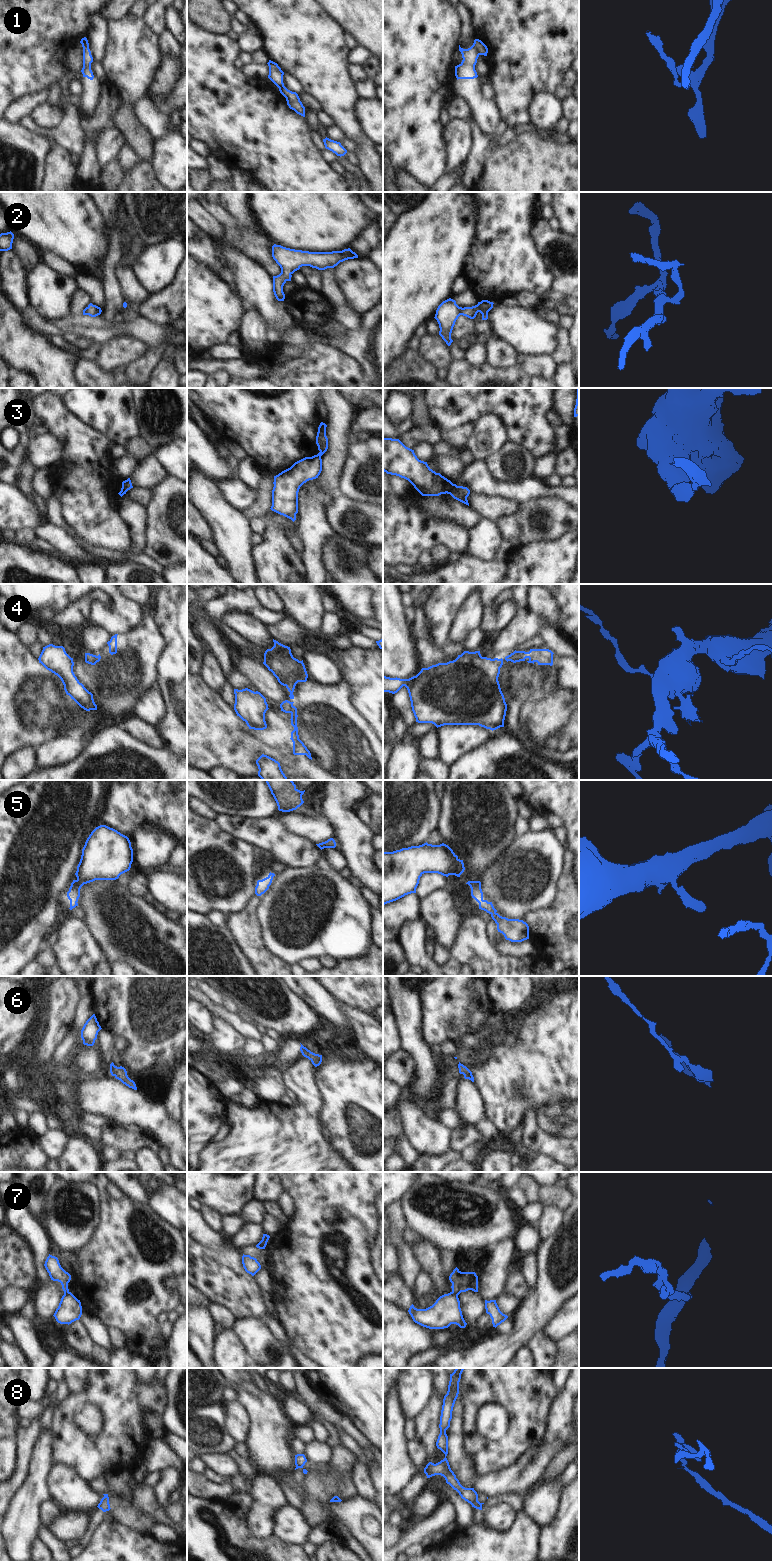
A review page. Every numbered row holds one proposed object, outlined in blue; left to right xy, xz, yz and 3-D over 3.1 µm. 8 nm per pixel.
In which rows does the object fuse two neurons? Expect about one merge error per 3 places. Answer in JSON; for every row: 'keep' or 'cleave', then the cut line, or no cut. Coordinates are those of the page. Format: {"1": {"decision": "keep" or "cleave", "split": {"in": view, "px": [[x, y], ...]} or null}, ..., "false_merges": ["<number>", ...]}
{"1": {"decision": "cleave", "split": {"in": "yz", "px": [[473, 44], [479, 54]]}}, "2": {"decision": "keep", "split": null}, "3": {"decision": "cleave", "split": {"in": "yz", "px": [[453, 484], [452, 490], [449, 493]]}}, "4": {"decision": "cleave", "split": {"in": "xz", "px": [[293, 706], [291, 713]]}}, "5": {"decision": "keep", "split": null}, "6": {"decision": "keep", "split": null}, "7": {"decision": "cleave", "split": {"in": "yz", "px": [[451, 1292], [457, 1295]]}}, "8": {"decision": "cleave", "split": {"in": "xz", "px": [[296, 1465], [302, 1467]]}}, "false_merges": ["1", "3", "4", "7", "8"]}

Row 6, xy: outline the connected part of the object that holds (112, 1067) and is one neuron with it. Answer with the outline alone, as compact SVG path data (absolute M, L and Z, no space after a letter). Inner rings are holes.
M112 1062L110 1064L110 1073L112 1076L114 1076L116 1079L120 1080L123 1084L125 1084L129 1088L137 1090L135 1082L128 1077L127 1071L124 1067L122 1067L122 1066L117 1067Z

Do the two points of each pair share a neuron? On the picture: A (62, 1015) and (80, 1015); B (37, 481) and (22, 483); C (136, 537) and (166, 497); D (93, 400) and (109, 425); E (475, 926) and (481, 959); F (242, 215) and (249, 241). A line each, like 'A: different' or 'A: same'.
A: different
B: different
C: different
D: same
E: same
F: different

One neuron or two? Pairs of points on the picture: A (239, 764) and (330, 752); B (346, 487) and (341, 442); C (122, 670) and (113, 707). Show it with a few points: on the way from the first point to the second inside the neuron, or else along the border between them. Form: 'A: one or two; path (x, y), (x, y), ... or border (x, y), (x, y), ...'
A: one; path (262, 750), (275, 755), (307, 752)
B: two; border (349, 444), (338, 486)
C: one; path (119, 679), (114, 698)

